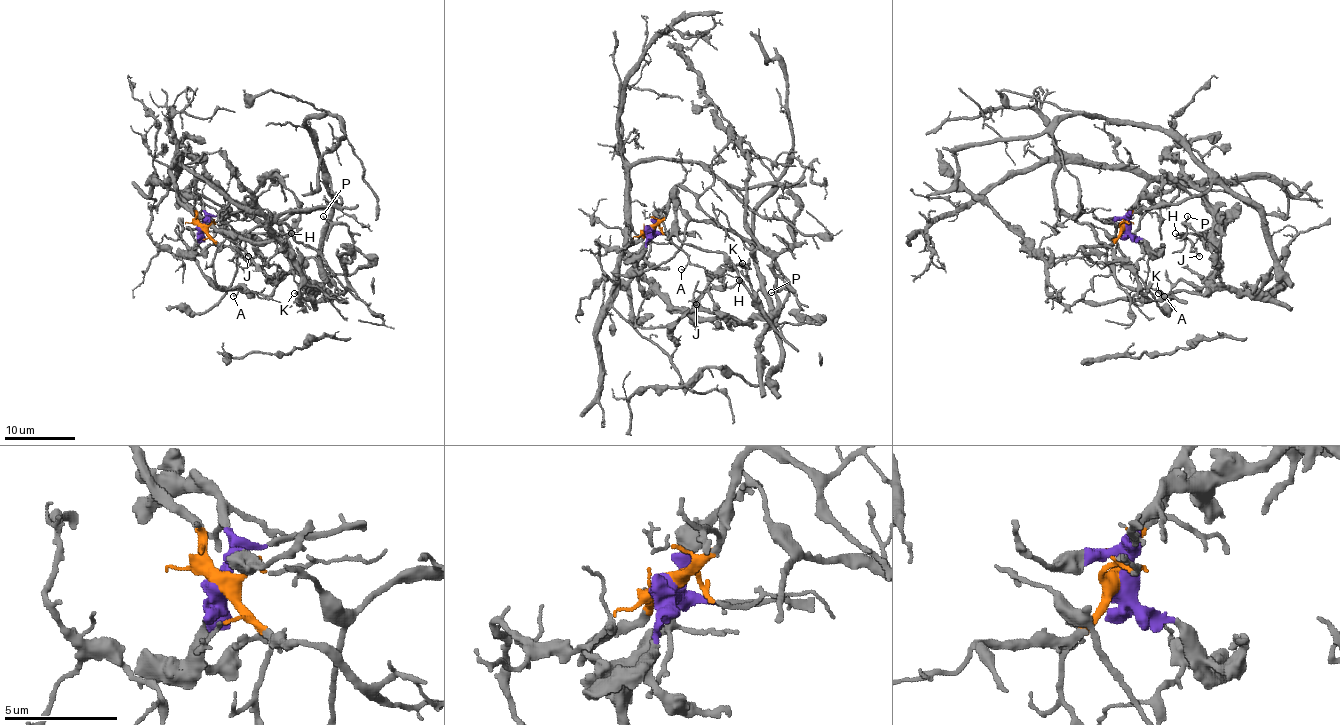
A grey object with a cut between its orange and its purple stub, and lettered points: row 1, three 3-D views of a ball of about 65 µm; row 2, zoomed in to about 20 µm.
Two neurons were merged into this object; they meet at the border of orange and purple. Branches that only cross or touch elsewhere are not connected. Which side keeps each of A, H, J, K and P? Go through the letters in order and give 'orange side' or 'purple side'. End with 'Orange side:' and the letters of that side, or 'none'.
A: orange side
H: purple side
J: purple side
K: purple side
P: purple side
Orange side: A

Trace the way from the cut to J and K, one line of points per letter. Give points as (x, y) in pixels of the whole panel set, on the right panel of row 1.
J: (1123, 228), (1131, 209), (1187, 179), (1212, 214), (1207, 239), (1186, 236), (1200, 255)
K: (1123, 228), (1127, 212), (1152, 193), (1187, 179), (1202, 193), (1216, 275), (1202, 287), (1180, 280), (1159, 292)

